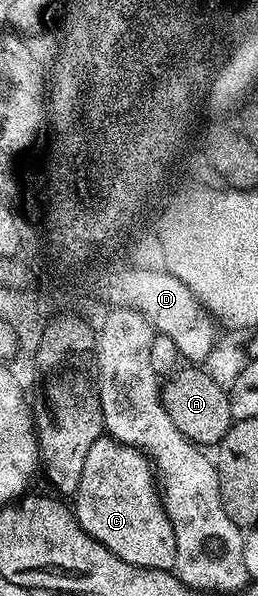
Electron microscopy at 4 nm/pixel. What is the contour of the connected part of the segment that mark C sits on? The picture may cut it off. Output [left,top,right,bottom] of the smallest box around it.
[73,436,176,570]

